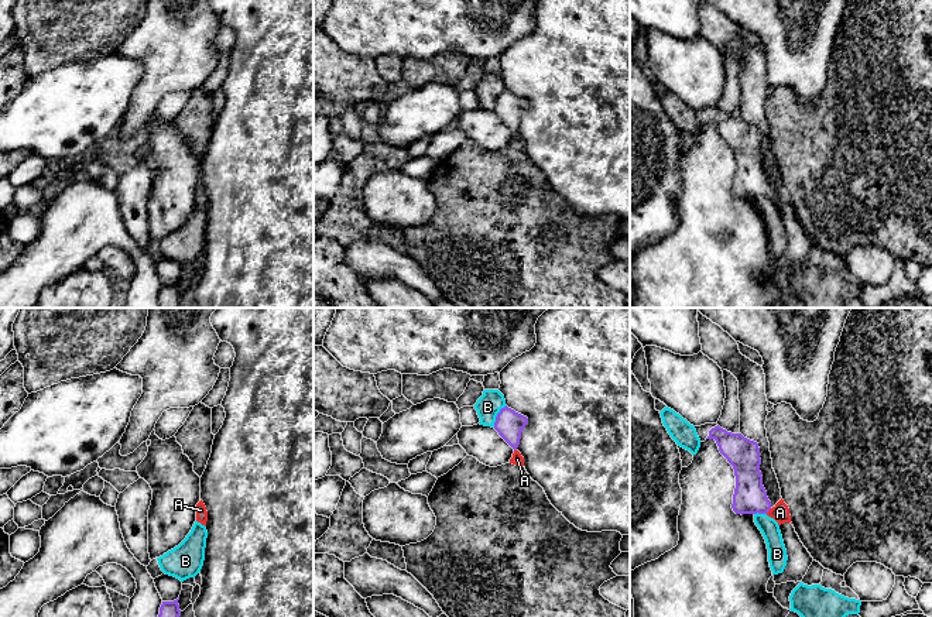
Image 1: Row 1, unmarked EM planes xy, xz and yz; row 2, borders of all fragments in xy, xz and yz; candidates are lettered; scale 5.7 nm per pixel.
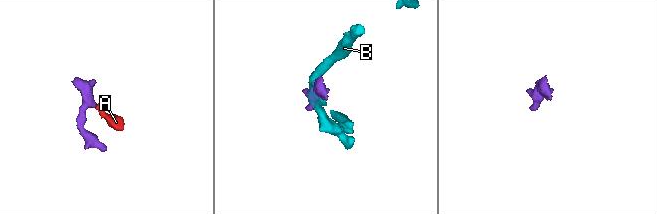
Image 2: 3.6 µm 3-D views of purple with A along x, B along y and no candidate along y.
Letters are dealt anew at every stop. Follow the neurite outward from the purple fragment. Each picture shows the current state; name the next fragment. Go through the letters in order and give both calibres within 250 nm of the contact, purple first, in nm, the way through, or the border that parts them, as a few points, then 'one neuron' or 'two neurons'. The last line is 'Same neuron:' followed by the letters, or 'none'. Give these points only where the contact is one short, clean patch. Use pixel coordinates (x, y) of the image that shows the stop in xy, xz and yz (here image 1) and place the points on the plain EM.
A: 190 nm thick on the purple side, 100 nm on the other; runs through yz (750, 181), (768, 194), (780, 196); one neuron
B: 160 nm thick on the purple side, 140 nm on the other; two neurons
Same neuron: A

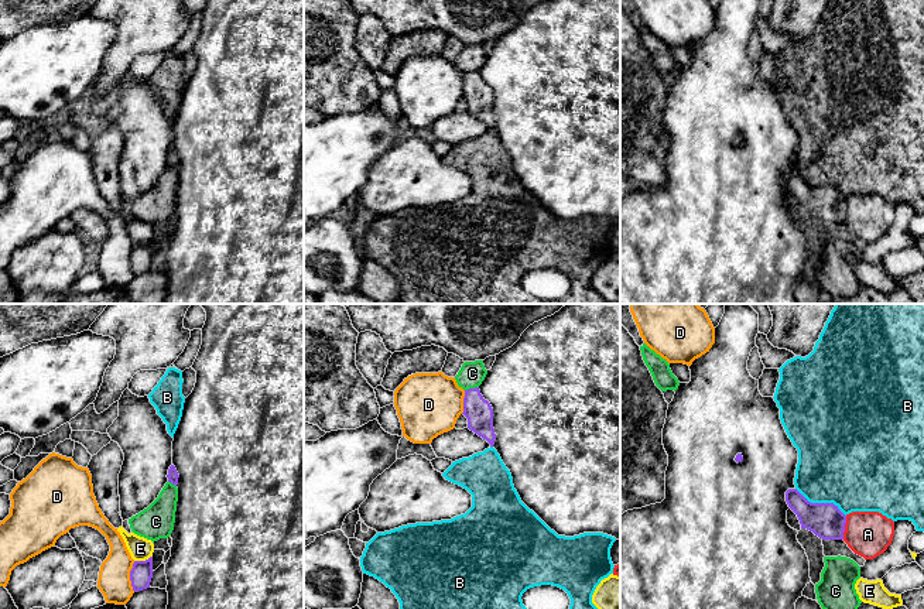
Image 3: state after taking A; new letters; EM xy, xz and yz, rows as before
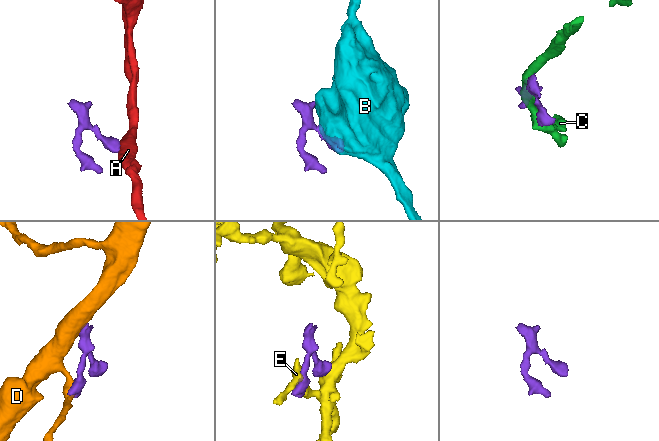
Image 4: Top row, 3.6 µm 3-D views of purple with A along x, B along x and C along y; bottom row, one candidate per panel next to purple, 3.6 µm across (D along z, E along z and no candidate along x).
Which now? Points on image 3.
A: 200 nm thick on the purple side, 260 nm on the other; border along yz (846, 199), (842, 222); two neurons
B: 200 nm thick on the purple side, 460 nm on the other; two neurons
C: 160 nm thick on the purple side, 140 nm on the other; two neurons
D: 130 nm thick on the purple side, 180 nm on the other; two neurons
E: 130 nm thick on the purple side, 140 nm on the other; border along xy (151, 239), (134, 245); two neurons
Same neuron: none

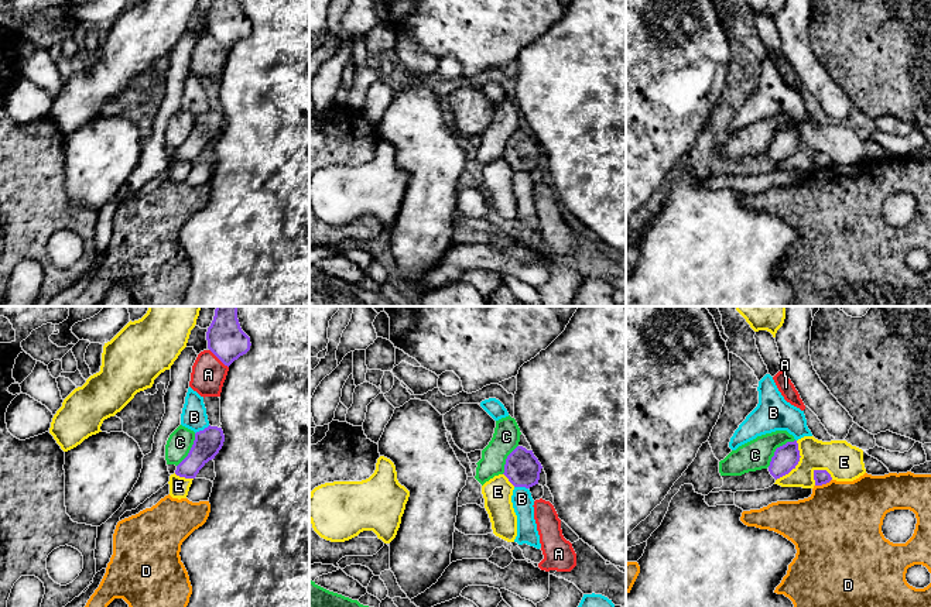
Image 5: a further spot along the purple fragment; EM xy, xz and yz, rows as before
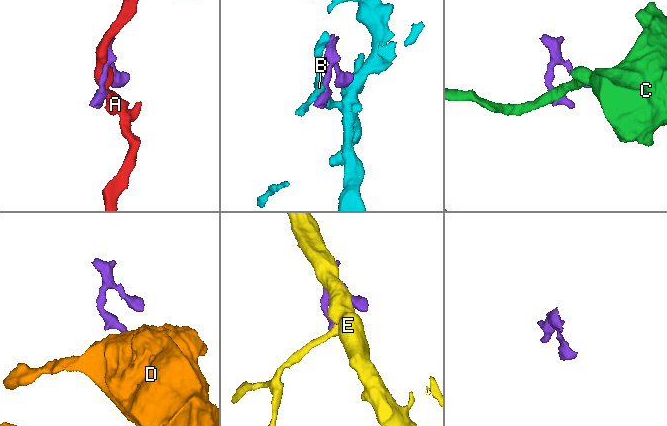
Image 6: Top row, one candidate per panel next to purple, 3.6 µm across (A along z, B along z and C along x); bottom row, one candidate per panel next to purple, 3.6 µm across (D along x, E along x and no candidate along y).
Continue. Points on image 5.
A: 220 nm thick on the purple side, 190 nm on the other; two neurons
B: 160 nm thick on the purple side, 150 nm on the other; border along xy (209, 109), (195, 117); two neurons
C: 150 nm thick on the purple side, 170 nm on the other; border along yz (794, 123), (780, 129), (767, 150); two neurons
D: 80 nm thick on the purple side, 460 nm on the other; border along yz (831, 163), (815, 170); two neurons
E: 150 nm thick on the purple side, 200 nm on the other; two neurons
Same neuron: none

